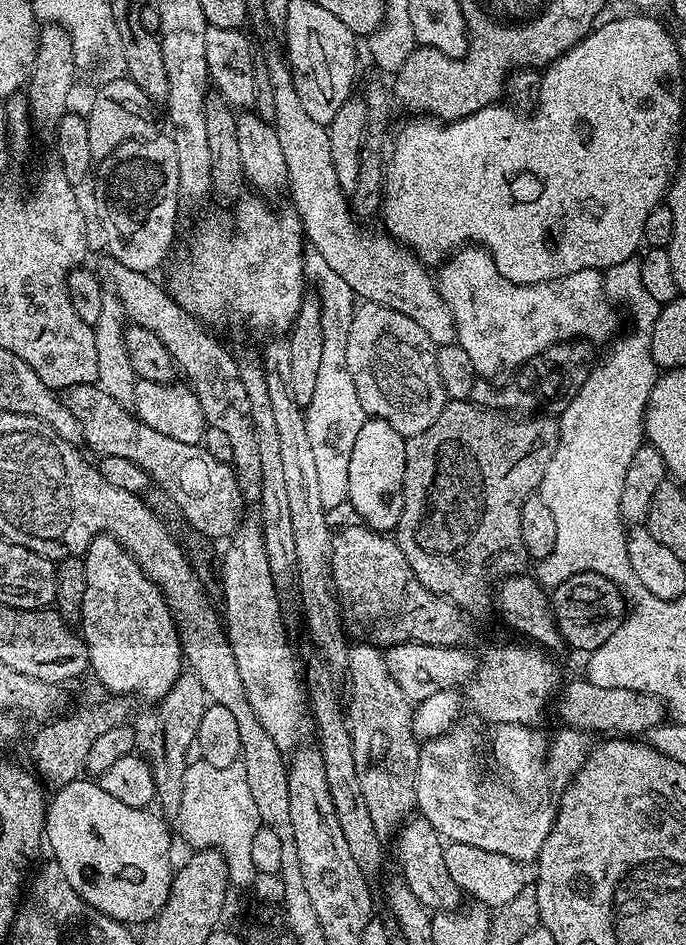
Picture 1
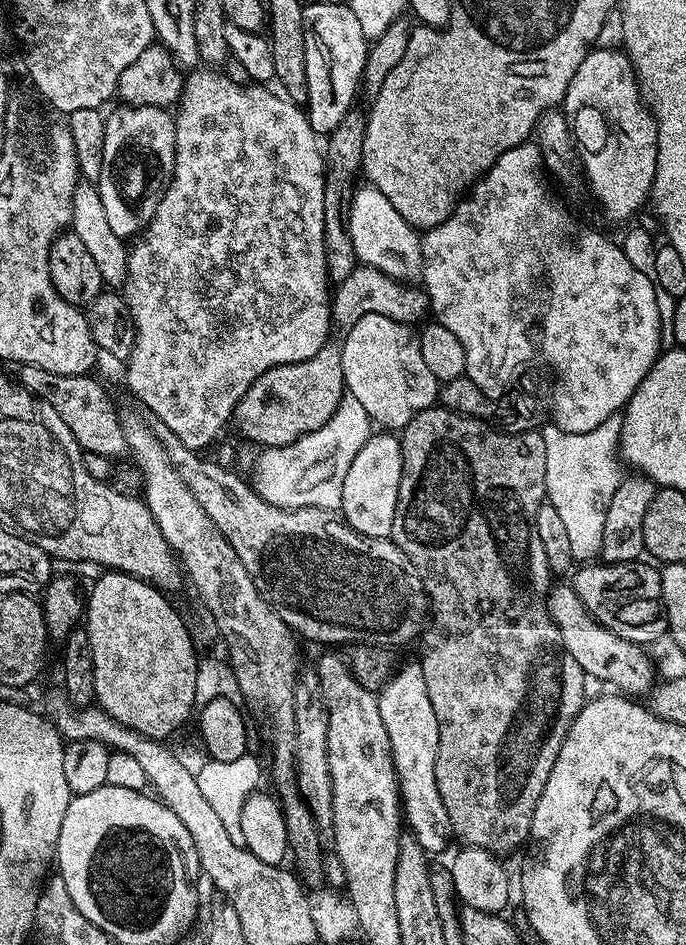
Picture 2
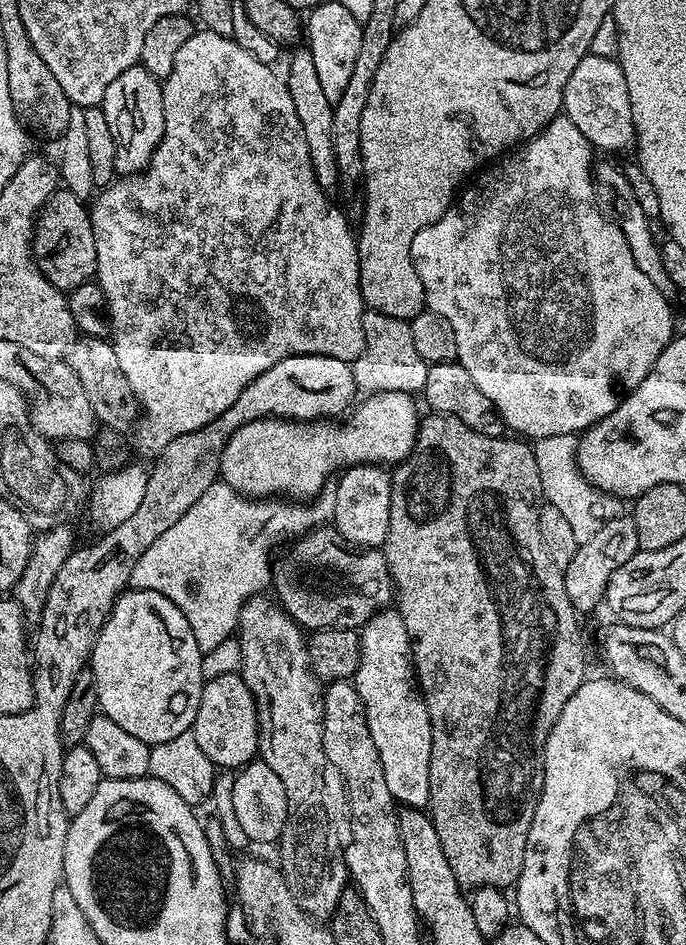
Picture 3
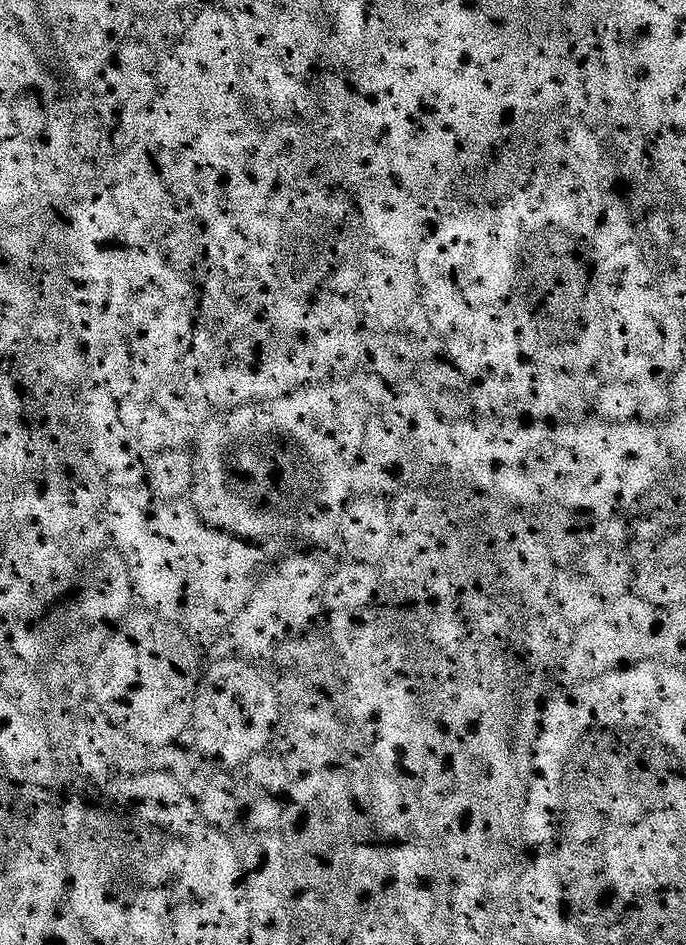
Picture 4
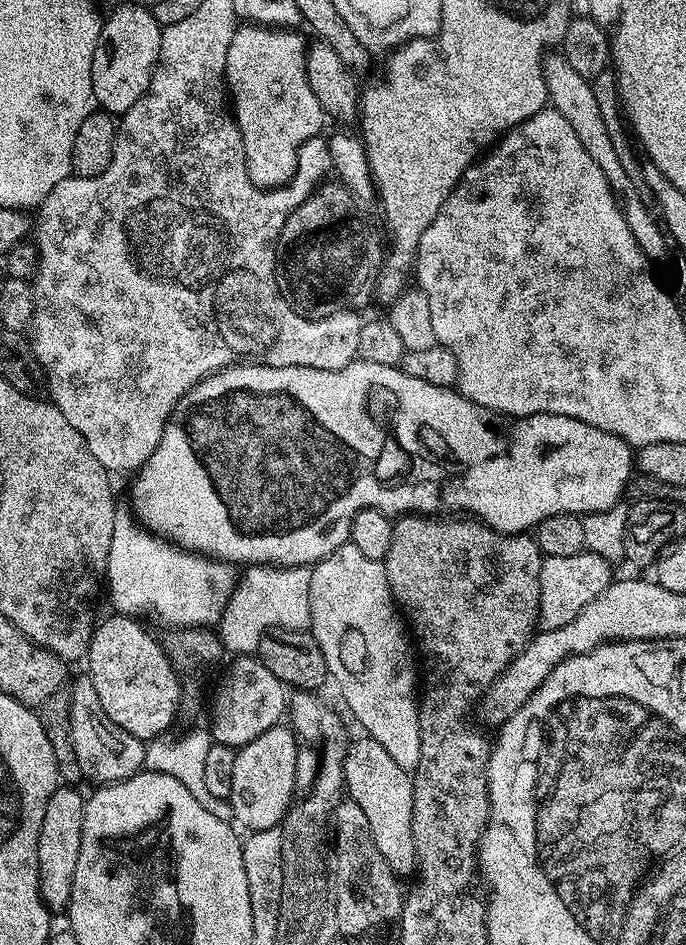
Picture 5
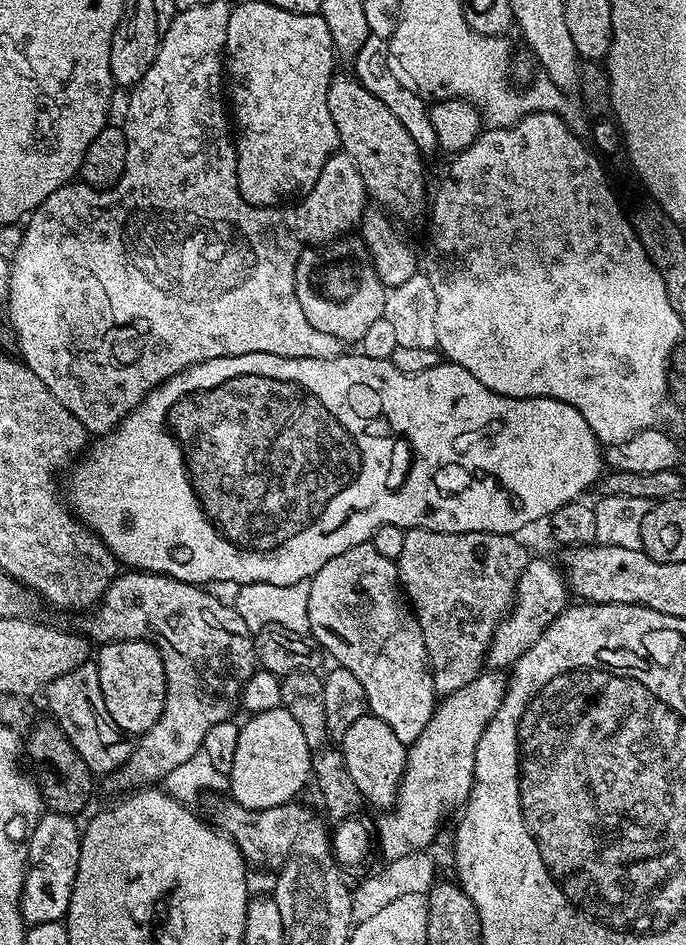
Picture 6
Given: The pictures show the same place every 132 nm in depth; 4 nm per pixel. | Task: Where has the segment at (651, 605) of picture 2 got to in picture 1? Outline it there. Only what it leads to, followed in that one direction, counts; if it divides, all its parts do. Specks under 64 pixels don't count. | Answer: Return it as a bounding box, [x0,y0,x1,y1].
[550,572,626,654]

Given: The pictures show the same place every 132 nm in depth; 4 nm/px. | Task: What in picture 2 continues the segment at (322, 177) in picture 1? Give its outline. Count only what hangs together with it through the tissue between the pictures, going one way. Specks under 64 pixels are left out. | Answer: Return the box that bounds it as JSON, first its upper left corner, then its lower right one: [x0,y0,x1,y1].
[347,182,424,281]

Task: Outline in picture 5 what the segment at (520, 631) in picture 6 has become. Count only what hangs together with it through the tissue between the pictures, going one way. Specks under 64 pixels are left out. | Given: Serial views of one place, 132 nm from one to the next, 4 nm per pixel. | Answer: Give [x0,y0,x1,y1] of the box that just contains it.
[540,551,614,629]

